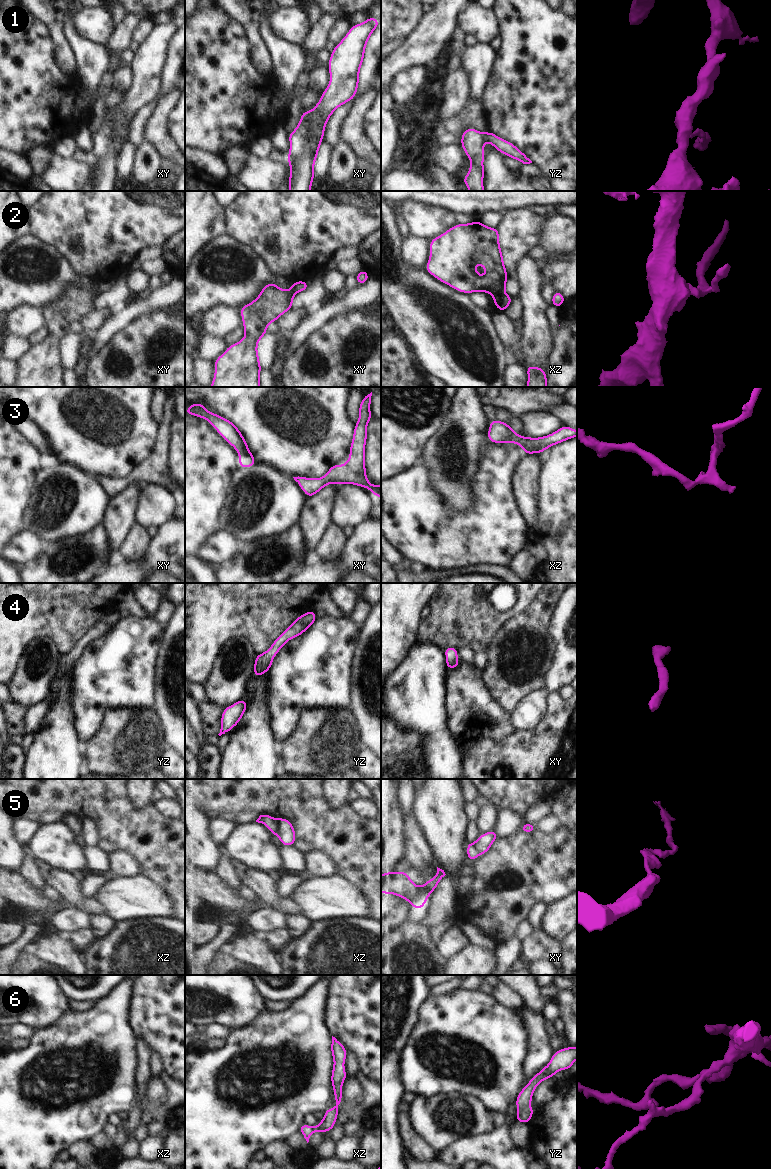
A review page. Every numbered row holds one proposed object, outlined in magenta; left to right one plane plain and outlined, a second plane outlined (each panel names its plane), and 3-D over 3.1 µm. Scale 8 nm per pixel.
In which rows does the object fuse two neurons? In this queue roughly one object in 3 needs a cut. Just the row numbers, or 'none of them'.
5.

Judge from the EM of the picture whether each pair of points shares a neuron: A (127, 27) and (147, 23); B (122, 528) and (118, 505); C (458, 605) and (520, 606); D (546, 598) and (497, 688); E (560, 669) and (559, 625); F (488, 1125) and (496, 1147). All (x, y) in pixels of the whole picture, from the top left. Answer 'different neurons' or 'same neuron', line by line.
A: different neurons
B: same neuron
C: same neuron
D: same neuron
E: same neuron
F: different neurons

